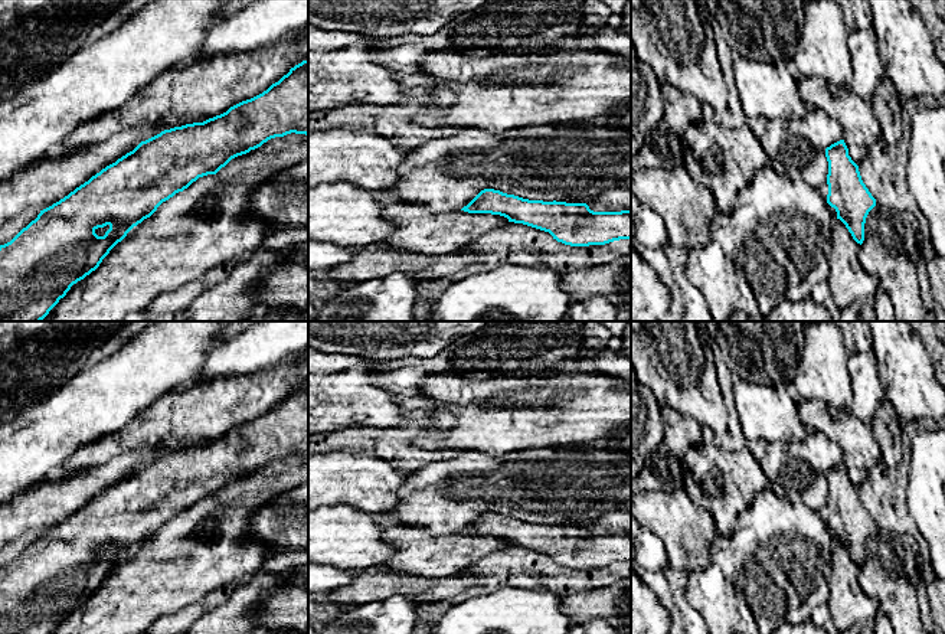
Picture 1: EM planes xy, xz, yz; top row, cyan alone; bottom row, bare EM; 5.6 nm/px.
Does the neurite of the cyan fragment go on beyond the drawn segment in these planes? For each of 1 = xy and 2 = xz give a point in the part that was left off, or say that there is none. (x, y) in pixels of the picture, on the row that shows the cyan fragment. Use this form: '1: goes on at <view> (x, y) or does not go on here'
1: does not go on here
2: does not go on here

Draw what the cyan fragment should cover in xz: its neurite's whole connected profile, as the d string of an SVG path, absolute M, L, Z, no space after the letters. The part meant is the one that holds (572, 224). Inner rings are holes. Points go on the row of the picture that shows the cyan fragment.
M494 189L481 190L461 210L491 213L545 232L570 246L631 239L631 210L594 212L586 203L529 200Z

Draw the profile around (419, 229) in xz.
M405 202L388 205L383 218L396 226L385 241L388 249L432 256L460 252L480 235L509 223L500 215L464 210L439 213L426 205Z

